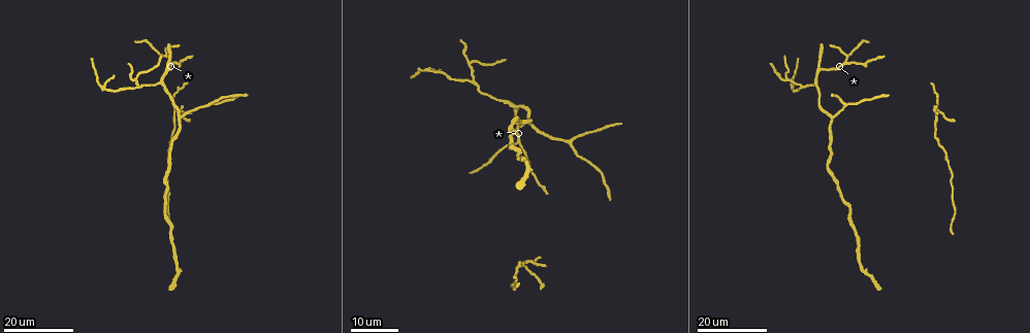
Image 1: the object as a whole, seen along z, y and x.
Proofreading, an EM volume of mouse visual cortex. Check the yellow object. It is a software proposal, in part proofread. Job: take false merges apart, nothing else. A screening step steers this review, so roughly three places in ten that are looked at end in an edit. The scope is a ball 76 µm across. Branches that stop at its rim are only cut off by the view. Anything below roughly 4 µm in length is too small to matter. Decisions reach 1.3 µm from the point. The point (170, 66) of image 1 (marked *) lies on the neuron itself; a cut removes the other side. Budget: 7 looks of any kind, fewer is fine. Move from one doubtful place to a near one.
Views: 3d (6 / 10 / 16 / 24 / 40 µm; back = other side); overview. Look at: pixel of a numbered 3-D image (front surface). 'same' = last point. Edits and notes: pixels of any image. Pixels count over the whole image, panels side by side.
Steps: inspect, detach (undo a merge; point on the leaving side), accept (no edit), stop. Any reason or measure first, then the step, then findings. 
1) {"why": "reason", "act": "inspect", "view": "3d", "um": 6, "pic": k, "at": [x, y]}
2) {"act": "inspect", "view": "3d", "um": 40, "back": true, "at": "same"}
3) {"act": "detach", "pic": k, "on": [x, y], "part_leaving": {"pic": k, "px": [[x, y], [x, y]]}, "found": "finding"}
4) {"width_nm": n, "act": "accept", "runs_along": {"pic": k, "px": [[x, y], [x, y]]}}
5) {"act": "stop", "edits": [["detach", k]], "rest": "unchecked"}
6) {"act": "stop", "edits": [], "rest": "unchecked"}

{"why": "three arms meet", "act": "inspect", "view": "3d", "um": 16, "pic": 1, "at": [831, 118]}

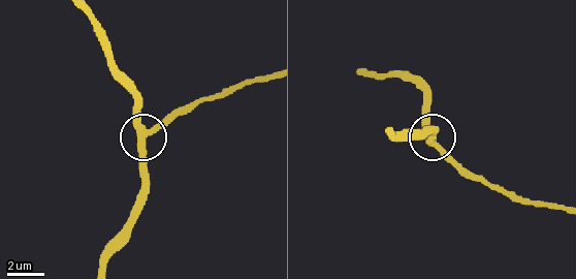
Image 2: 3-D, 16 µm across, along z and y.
{"act": "inspect", "view": "3d", "um": 10, "pic": 2, "at": [144, 136]}

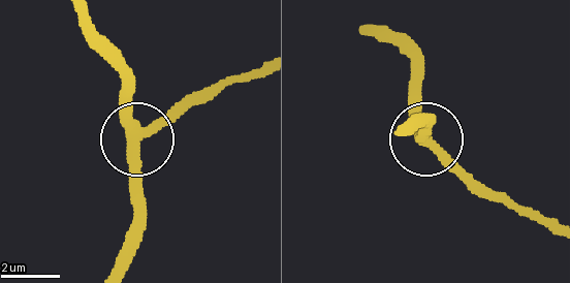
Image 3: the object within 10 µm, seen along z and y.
{"side_arm_um": 28, "act": "accept", "found": "one neuron here"}

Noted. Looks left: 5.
{"why": "arms part here", "act": "inspect", "view": "3d", "um": 24, "pic": 1, "at": [211, 104]}

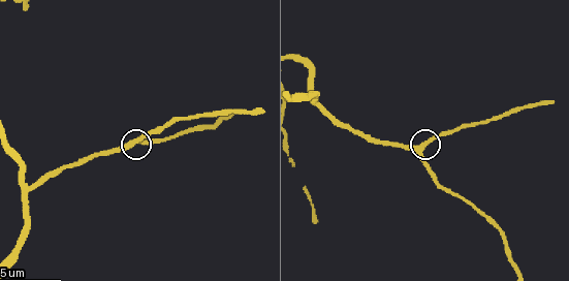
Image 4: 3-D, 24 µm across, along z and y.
{"act": "inspect", "view": "3d", "um": 10, "pic": 4, "at": [421, 151]}

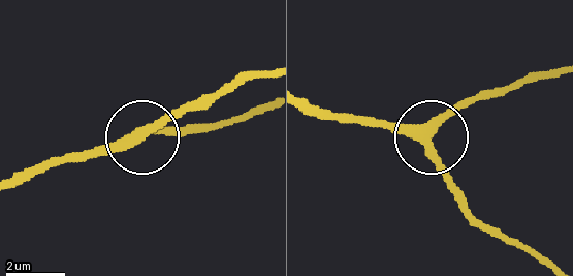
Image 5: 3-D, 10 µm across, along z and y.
{"act": "accept", "runs_along": {"pic": 5, "px": [[309, 99], [382, 126], [435, 129], [483, 92]]}, "found": "continuous, no second neuron"}

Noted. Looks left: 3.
{"why": "three-way junction", "act": "inspect", "view": "3d", "um": 16, "pic": 1, "at": [786, 78]}

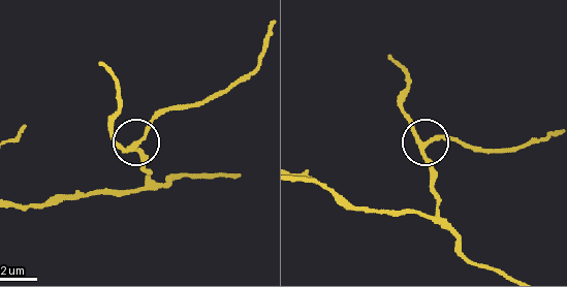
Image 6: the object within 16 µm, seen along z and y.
{"why": "closer look", "act": "inspect", "view": "3d", "um": 6, "pic": 6, "at": [425, 146]}

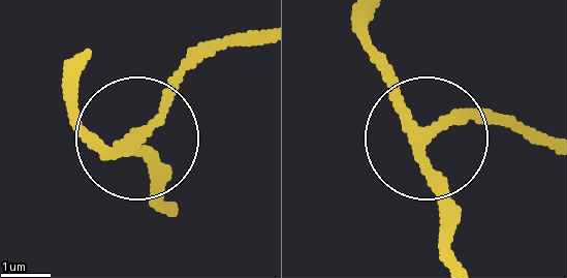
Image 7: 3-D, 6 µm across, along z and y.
{"arms": 3, "act": "accept", "runs_along": {"pic": 7, "px": [[453, 255], [420, 131], [367, 37]]}, "found": "all the same neuron"}

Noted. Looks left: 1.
{"act": "stop", "edits": [], "rest": "unchecked"}

